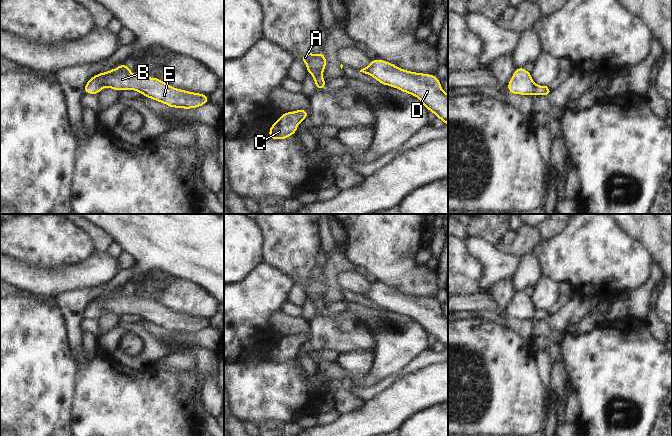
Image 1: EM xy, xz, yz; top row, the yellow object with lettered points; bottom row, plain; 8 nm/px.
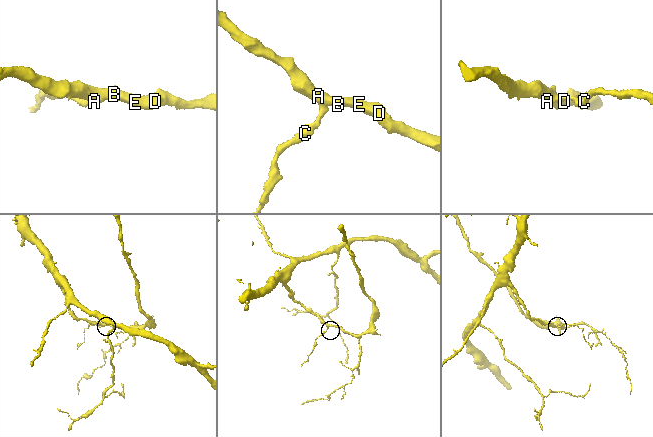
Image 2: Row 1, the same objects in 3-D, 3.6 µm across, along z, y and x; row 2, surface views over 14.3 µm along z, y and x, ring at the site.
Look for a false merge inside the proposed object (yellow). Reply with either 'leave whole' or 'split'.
leave whole

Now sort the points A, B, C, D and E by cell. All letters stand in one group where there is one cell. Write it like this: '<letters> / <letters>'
A B C D E

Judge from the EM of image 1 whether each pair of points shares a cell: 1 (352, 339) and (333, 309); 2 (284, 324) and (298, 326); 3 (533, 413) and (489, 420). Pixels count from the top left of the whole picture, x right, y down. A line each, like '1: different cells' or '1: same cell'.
1: different cells
2: same cell
3: same cell

